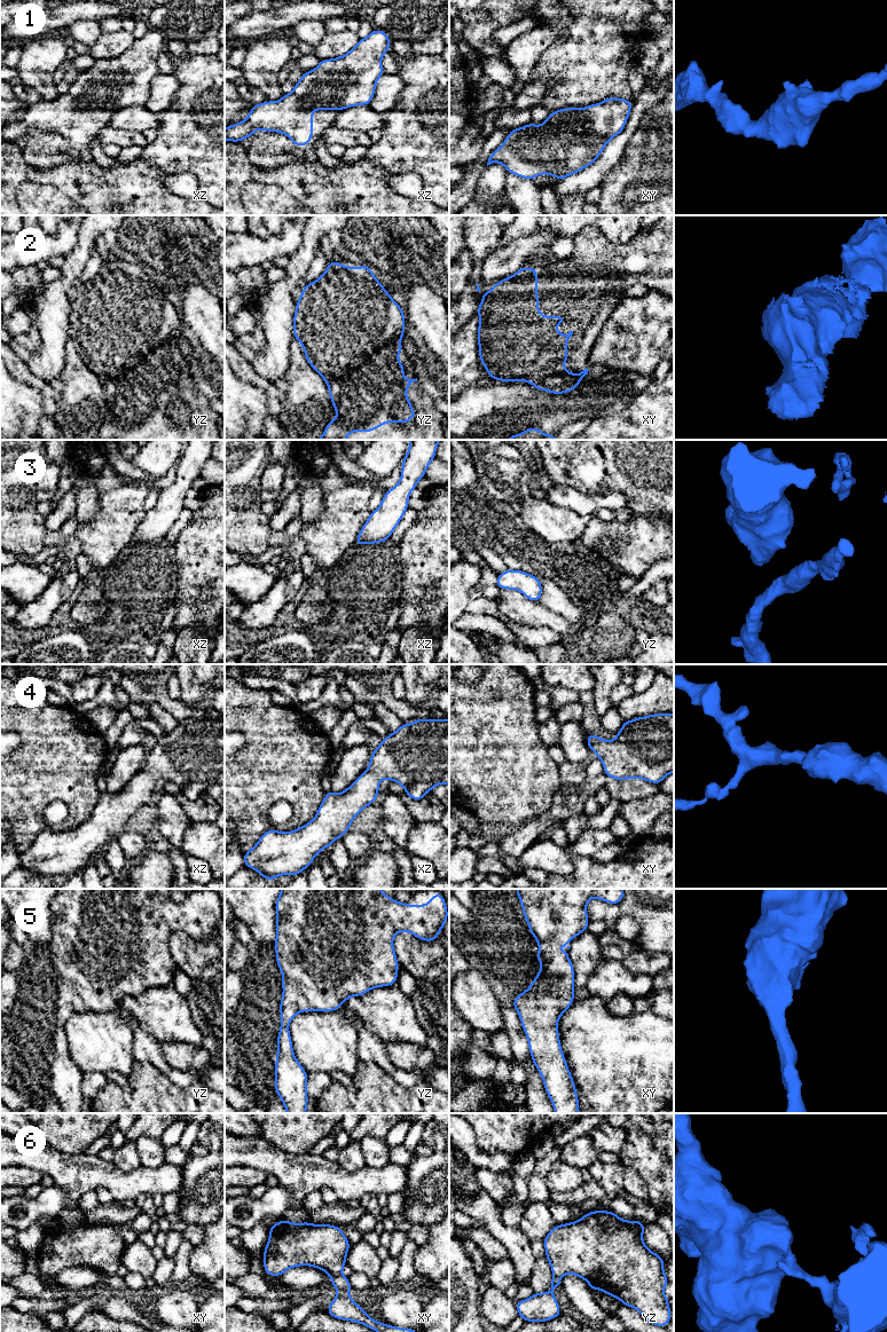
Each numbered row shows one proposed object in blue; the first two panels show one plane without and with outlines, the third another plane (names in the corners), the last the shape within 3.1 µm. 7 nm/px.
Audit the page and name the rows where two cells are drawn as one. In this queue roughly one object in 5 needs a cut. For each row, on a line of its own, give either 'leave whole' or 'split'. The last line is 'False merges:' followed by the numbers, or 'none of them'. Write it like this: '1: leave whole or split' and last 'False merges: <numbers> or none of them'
1: leave whole
2: split
3: leave whole
4: leave whole
5: leave whole
6: split
False merges: 2, 6

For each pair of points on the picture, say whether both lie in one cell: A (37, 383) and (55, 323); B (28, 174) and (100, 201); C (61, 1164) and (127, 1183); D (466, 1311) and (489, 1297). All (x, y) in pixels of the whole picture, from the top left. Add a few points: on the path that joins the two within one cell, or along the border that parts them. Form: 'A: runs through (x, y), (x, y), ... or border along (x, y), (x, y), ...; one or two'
A: border along (26, 364), (45, 383); two
B: runs through (46, 176), (71, 178), (81, 182); one
C: runs through (77, 1173), (97, 1173), (111, 1177); one
D: border along (481, 1286), (479, 1310), (484, 1319); two

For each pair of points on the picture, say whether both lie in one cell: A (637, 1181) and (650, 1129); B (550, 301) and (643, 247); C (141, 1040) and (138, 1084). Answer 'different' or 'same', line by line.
A: different
B: same
C: different

